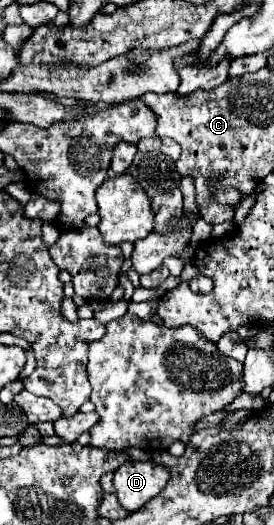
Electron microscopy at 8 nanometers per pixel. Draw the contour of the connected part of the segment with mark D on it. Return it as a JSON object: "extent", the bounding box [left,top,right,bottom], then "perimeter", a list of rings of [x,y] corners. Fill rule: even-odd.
{"extent":[114,461,170,509],"perimeter":[[[126,461],[114,471],[114,487],[124,509],[142,509],[168,483],[170,471],[152,461]]]}

